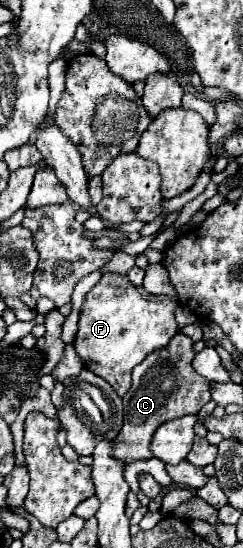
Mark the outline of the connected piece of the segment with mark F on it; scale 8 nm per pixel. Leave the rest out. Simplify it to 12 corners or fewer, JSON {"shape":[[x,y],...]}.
{"shape":[[104,274],[74,348],[124,396],[178,332],[168,296]]}

